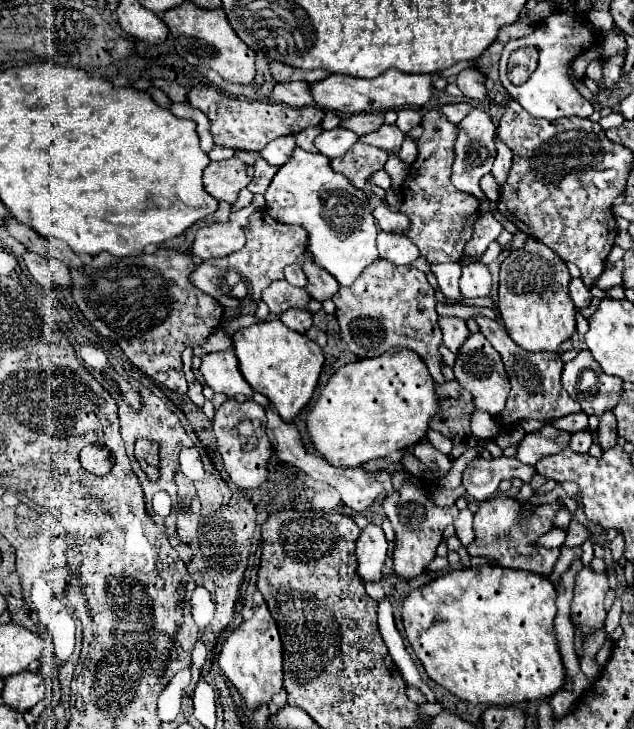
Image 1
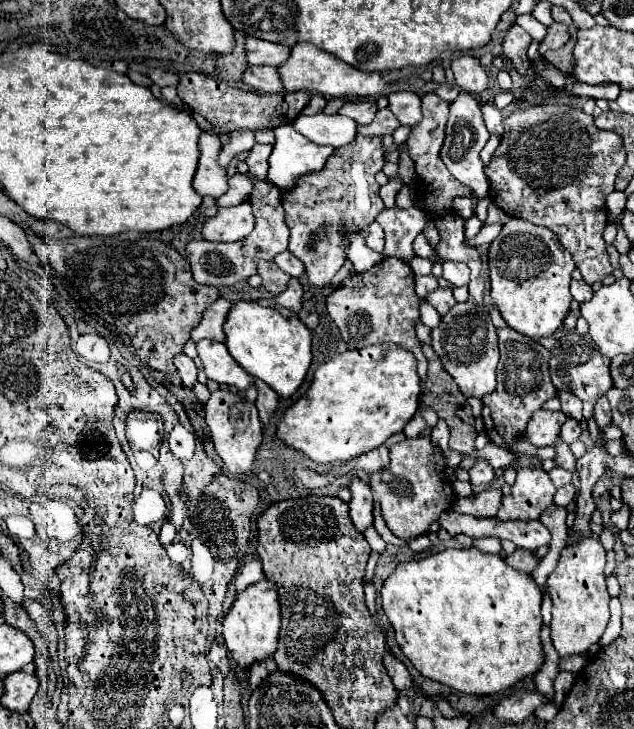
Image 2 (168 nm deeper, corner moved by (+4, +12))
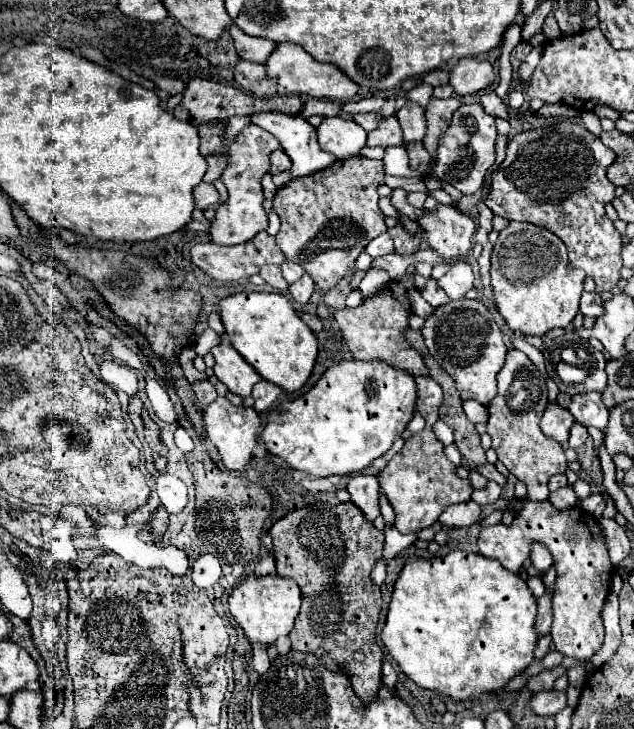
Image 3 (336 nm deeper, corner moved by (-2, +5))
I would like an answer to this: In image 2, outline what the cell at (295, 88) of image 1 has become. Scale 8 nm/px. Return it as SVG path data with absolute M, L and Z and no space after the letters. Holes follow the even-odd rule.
M249 66L243 72L241 78L249 88L257 90L257 92L267 92L267 94L277 94L283 90L281 78L277 74L275 66Z

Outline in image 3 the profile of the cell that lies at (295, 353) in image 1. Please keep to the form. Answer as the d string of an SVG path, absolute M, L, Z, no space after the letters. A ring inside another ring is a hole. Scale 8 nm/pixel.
M237 293L231 297L225 297L219 303L221 321L225 325L225 333L229 335L231 345L243 355L243 359L269 383L275 383L287 393L299 391L305 381L309 379L315 359L317 359L317 337L311 333L311 329L301 321L297 311L293 309L291 301L285 299L279 293Z

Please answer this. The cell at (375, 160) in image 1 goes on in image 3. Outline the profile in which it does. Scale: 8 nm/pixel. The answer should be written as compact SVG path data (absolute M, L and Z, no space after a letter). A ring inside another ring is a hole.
M357 155L335 161L333 167L315 175L291 179L277 191L273 205L281 219L277 243L287 259L305 267L317 289L329 291L335 287L367 243L387 231L385 215L377 205L377 187L383 183L383 177L383 161Z

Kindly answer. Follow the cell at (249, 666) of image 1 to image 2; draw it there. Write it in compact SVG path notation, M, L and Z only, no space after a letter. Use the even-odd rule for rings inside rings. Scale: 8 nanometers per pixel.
M267 578L239 592L229 614L223 620L225 644L233 660L243 668L249 668L253 662L263 662L273 656L273 652L277 650L279 630L281 630L281 604L277 596L277 586L273 586L271 580Z

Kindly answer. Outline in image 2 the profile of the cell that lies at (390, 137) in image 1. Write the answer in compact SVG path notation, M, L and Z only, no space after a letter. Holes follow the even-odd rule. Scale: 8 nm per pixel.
M383 108L377 112L375 120L367 126L357 126L357 132L361 136L385 136L385 134L393 134L393 130L399 126L397 118L393 116L393 112L389 112L389 108Z

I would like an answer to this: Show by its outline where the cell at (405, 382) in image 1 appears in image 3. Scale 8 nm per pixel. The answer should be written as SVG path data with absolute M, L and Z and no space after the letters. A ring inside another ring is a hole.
M345 361L341 365L329 367L323 377L315 383L311 391L295 401L283 401L277 409L269 413L267 427L261 437L267 449L285 459L293 469L303 471L313 477L329 477L329 475L353 475L369 467L369 463L377 457L383 457L393 441L407 429L415 413L417 401L417 383L411 373L405 369L393 367L385 361Z

